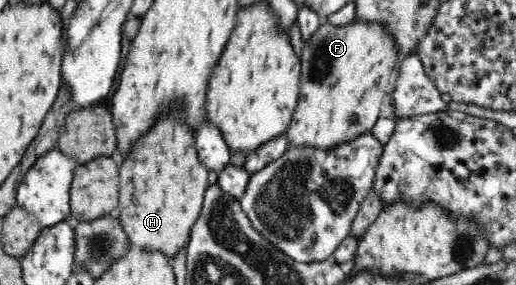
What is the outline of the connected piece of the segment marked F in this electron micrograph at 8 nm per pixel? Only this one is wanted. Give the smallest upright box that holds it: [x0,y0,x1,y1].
[286,17,399,148]

